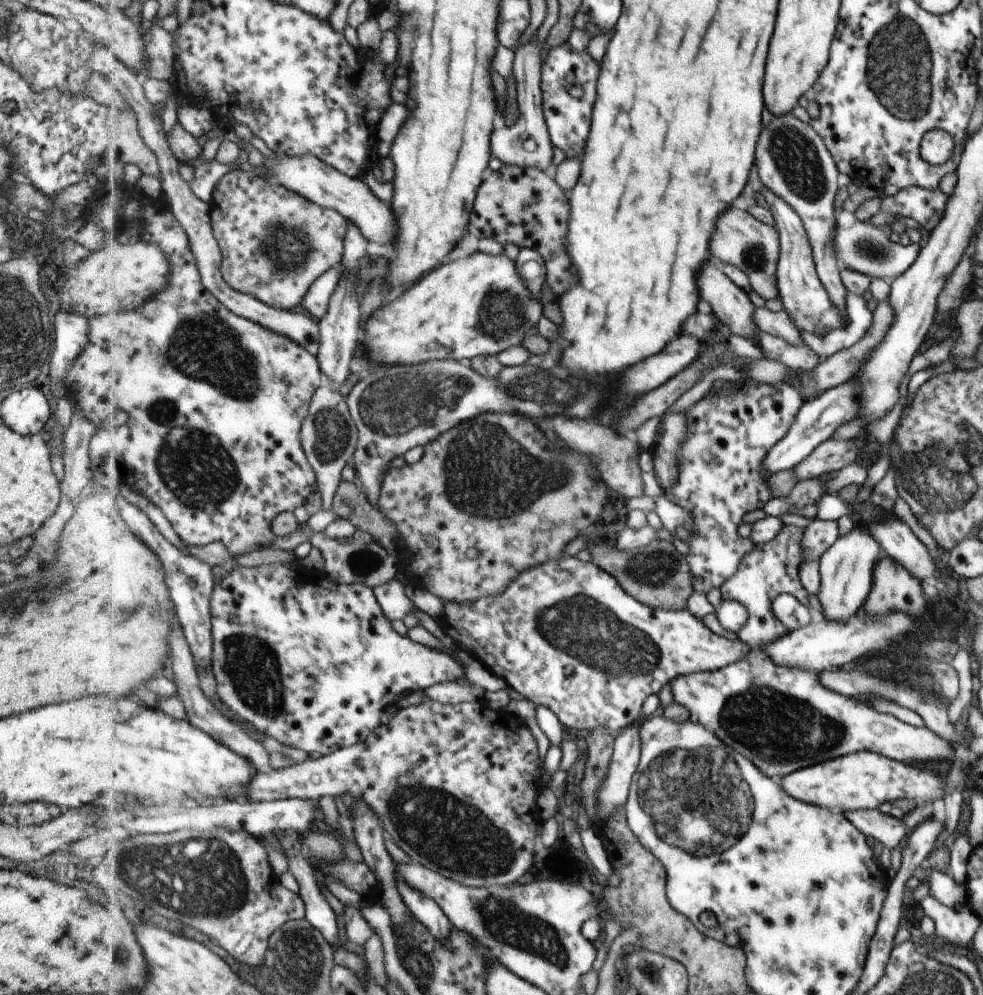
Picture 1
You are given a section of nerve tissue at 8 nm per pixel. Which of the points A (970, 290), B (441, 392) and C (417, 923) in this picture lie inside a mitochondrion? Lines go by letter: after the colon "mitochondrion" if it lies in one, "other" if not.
A: other
B: mitochondrion
C: other

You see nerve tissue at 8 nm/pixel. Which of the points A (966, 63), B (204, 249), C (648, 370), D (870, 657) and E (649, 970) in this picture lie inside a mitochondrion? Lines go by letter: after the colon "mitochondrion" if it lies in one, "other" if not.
A: other
B: other
C: other
D: other
E: mitochondrion

